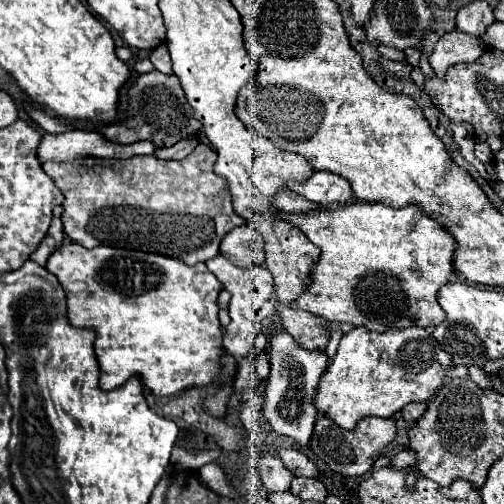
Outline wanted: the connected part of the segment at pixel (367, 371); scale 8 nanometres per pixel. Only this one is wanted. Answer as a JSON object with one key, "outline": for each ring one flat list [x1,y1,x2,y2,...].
{"outline":[[355,327,343,335,337,355,325,369,313,407,351,431,363,417,393,417,411,401,429,401,445,379,445,367,453,365,449,353,429,339,431,335,421,327,389,329,385,333]]}

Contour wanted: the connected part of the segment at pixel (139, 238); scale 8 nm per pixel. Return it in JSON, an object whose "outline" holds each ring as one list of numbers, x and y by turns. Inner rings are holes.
{"outline":[[199,143,193,153,189,153,181,161,163,161,153,155,131,157,131,159,97,159,85,157,67,163,45,163,45,173,55,181,55,185,65,195,65,213,63,213,63,229,65,233,79,245,93,249,99,245,135,249,165,255,171,259,179,259,185,265,195,265,199,261,213,259,219,253,221,239,233,227,245,223,233,209,233,201,229,197,229,189,225,189,225,179,215,177,213,163,217,155,215,151]]}

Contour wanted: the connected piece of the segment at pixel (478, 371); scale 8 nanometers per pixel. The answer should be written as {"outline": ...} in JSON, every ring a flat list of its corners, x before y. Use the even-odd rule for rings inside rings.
{"outline":[[476,365,468,368,470,379,484,389,493,387,493,378,497,375,491,375]]}

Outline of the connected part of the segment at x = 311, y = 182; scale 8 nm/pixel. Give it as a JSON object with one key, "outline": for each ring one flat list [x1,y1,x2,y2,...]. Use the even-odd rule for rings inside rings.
{"outline":[[313,171,305,181,287,181,289,189,323,207,339,207,351,201,351,187,341,175]]}

